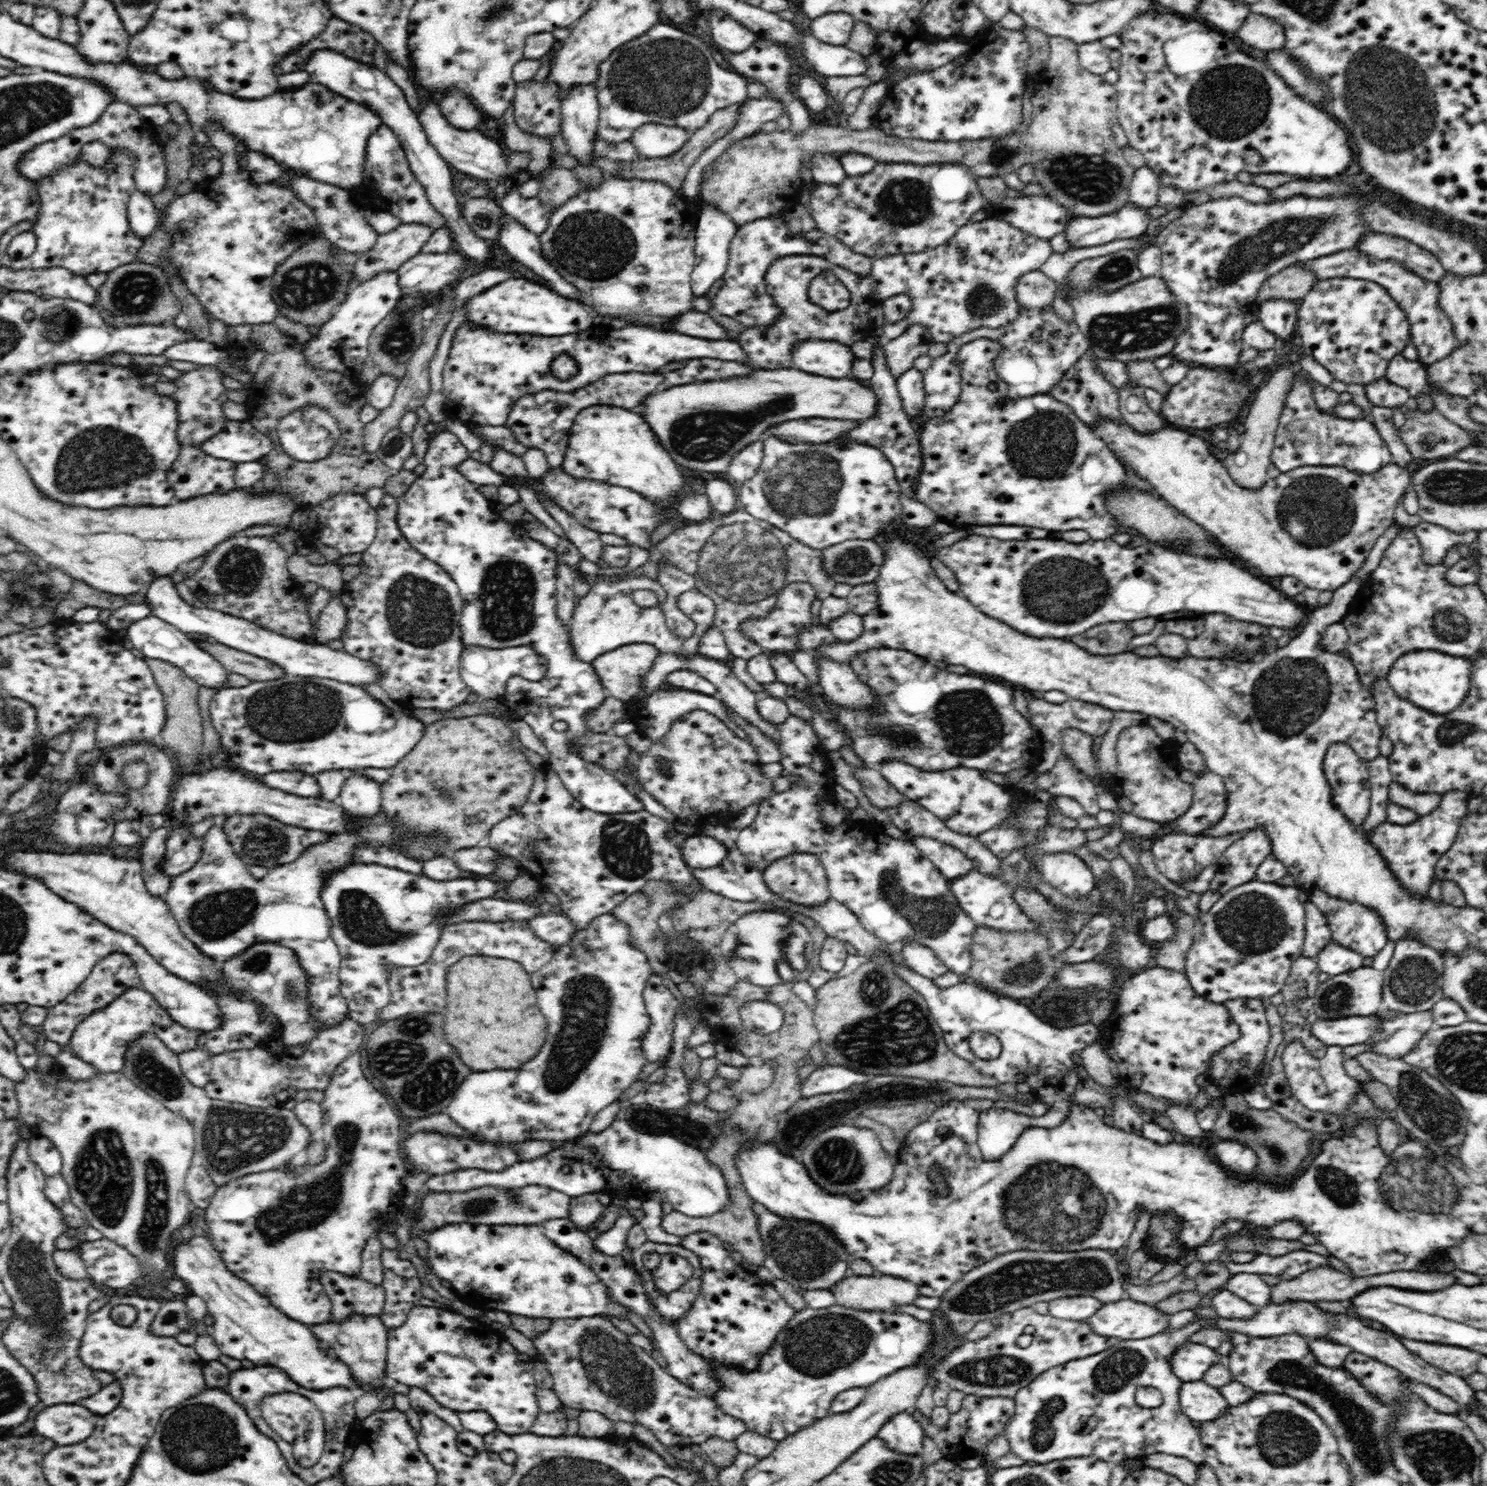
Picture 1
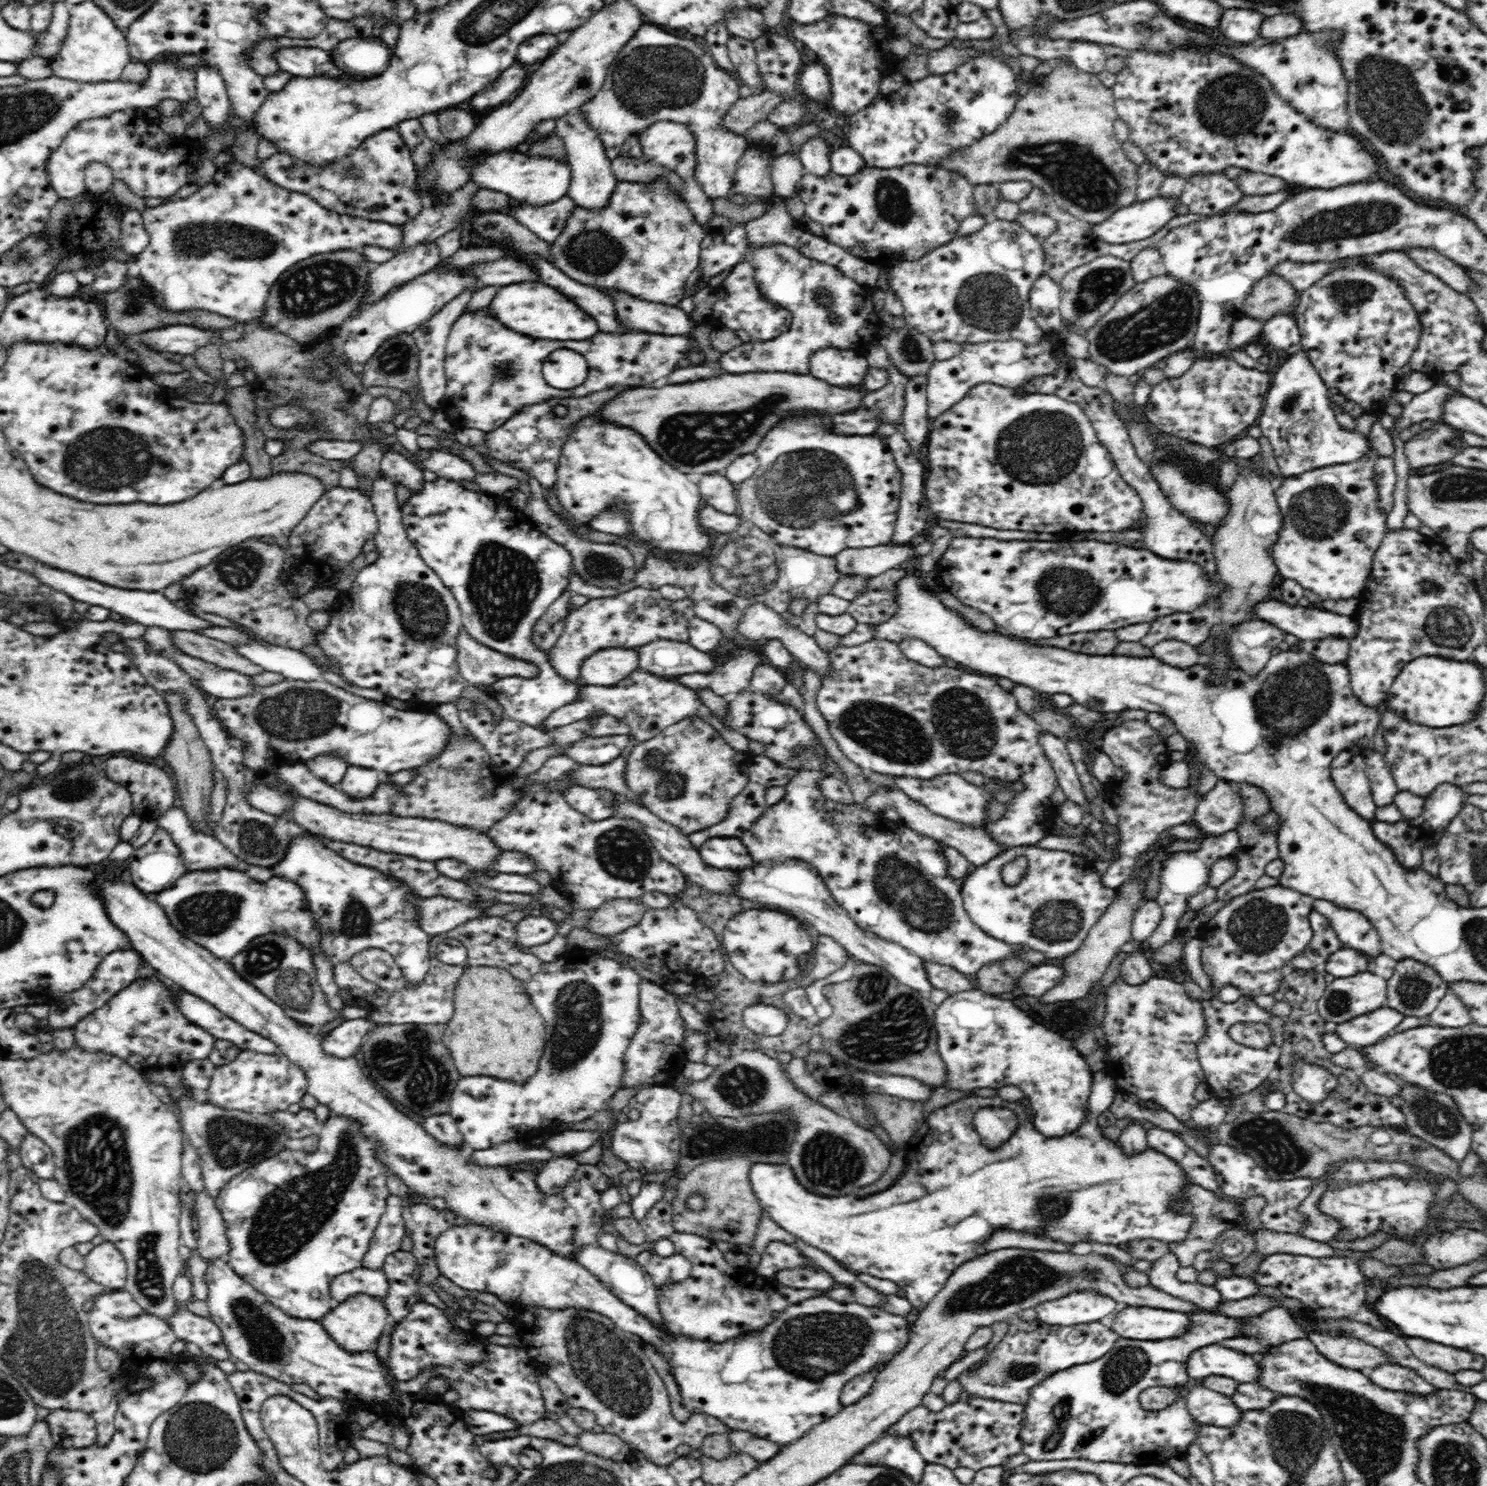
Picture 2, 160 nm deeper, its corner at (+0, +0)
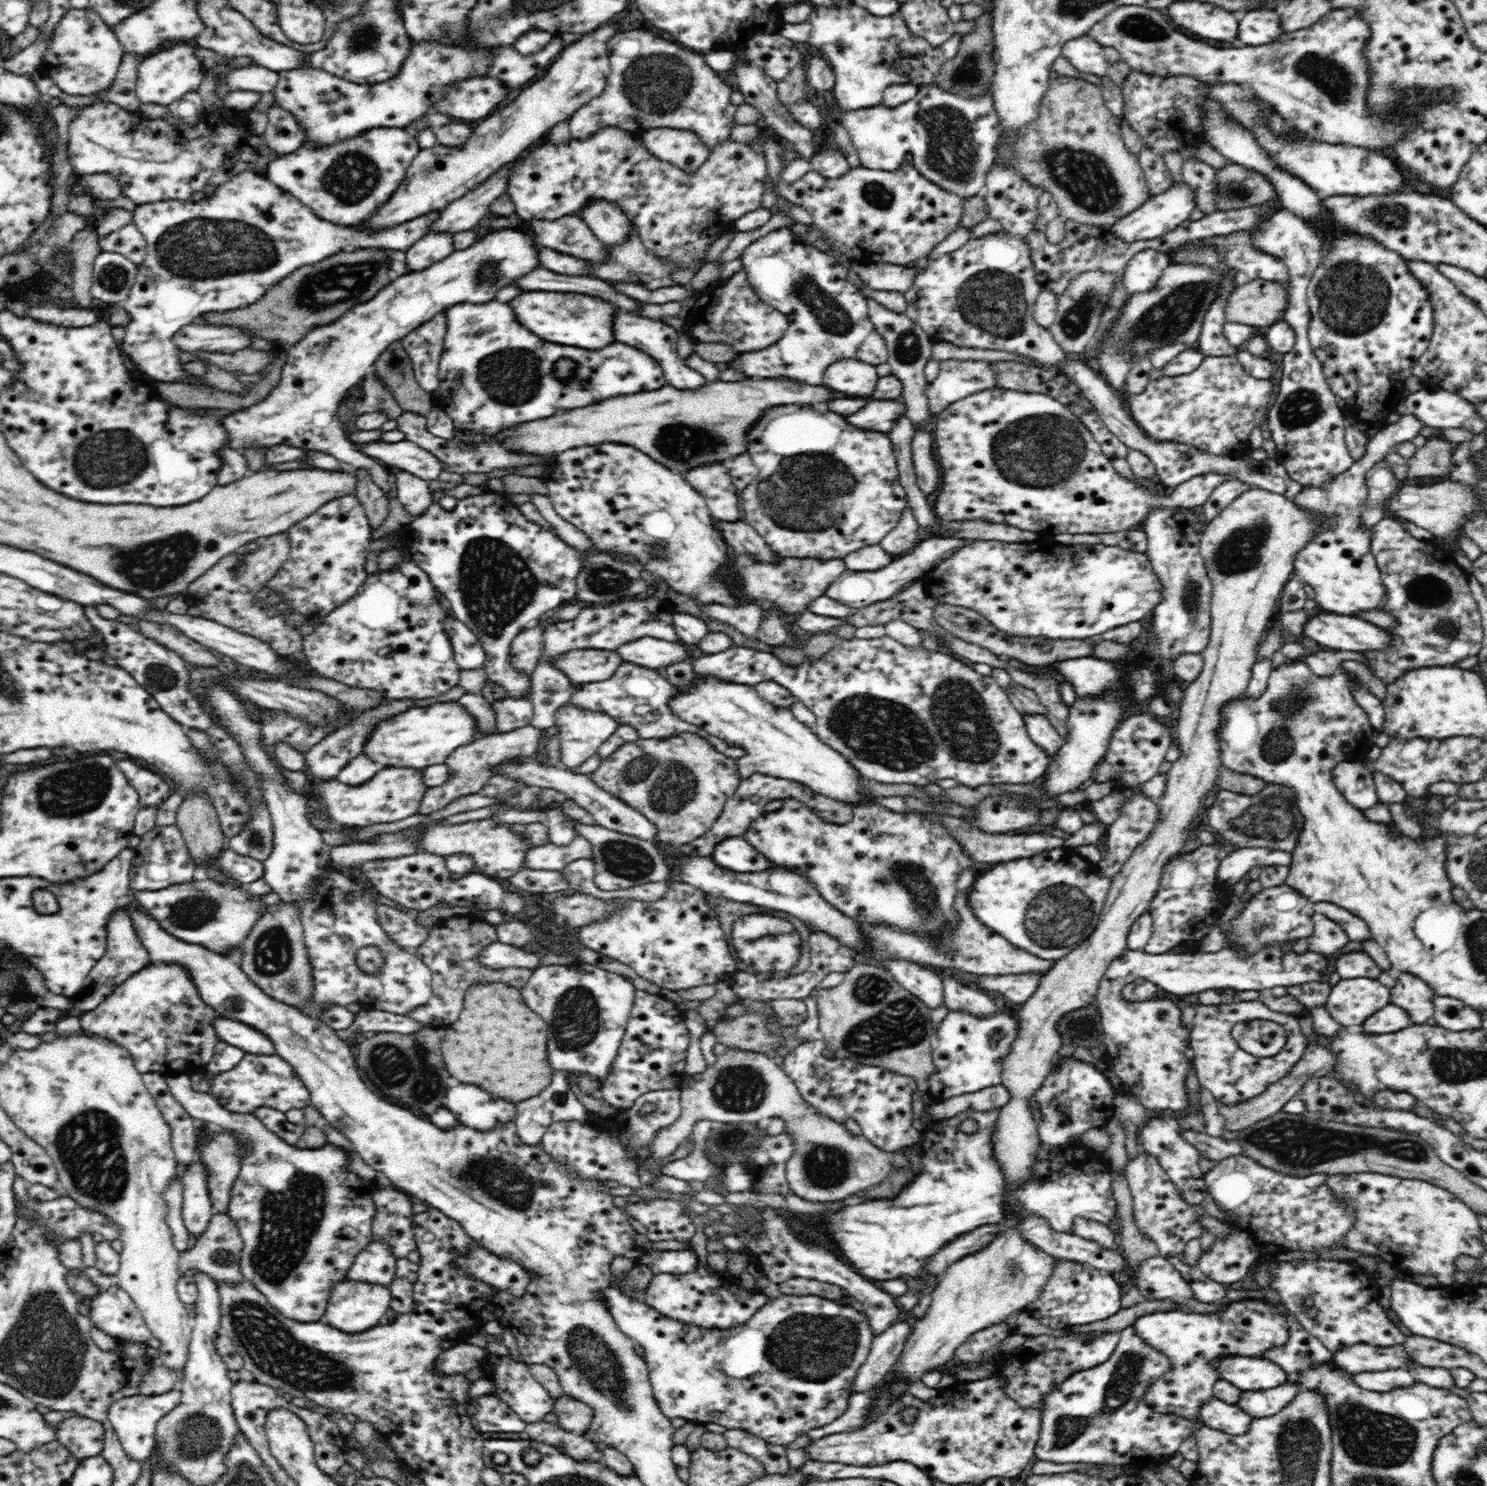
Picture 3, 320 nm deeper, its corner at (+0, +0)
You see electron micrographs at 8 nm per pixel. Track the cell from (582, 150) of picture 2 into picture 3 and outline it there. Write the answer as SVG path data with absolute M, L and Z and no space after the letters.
M596 201L588 205L583 220L608 248L623 245L631 237L632 225L616 203Z

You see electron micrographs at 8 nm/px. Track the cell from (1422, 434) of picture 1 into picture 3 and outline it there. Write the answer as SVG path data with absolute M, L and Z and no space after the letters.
M1437 434L1427 439L1426 445L1417 450L1414 458L1407 460L1407 478L1449 474L1455 444L1442 440Z

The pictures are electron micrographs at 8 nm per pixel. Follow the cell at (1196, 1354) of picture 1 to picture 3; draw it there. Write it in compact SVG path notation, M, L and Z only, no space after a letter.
M1230 1355L1215 1362L1220 1379L1234 1384L1240 1391L1261 1391L1289 1382L1286 1371L1266 1358Z

